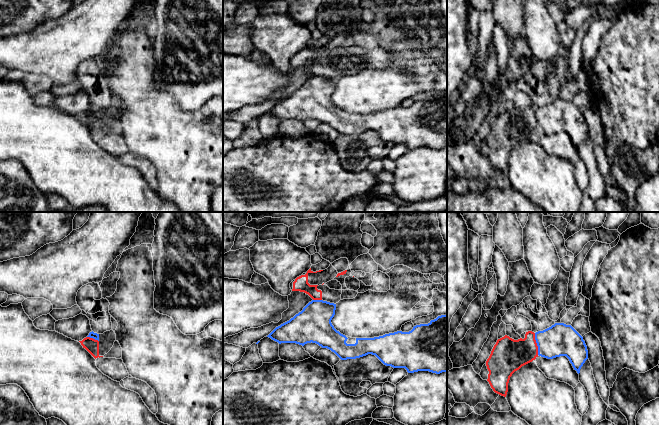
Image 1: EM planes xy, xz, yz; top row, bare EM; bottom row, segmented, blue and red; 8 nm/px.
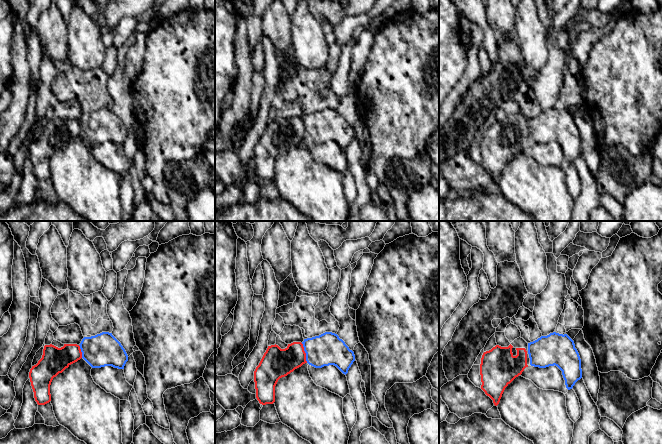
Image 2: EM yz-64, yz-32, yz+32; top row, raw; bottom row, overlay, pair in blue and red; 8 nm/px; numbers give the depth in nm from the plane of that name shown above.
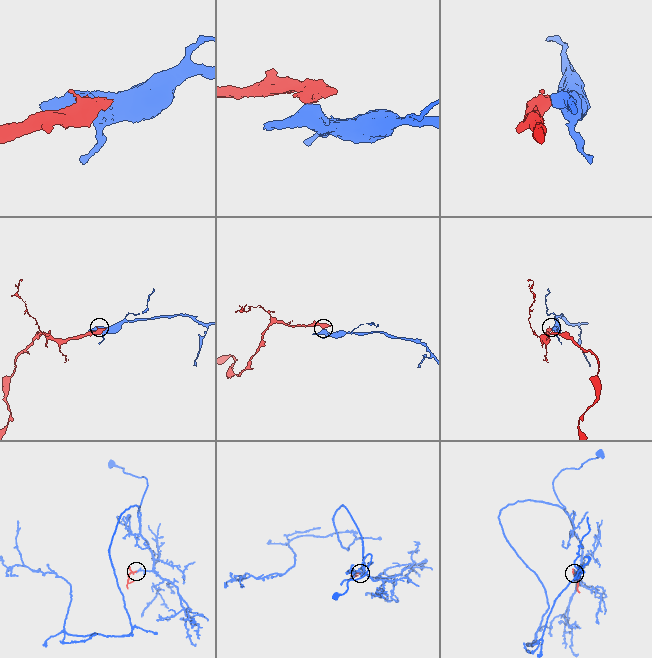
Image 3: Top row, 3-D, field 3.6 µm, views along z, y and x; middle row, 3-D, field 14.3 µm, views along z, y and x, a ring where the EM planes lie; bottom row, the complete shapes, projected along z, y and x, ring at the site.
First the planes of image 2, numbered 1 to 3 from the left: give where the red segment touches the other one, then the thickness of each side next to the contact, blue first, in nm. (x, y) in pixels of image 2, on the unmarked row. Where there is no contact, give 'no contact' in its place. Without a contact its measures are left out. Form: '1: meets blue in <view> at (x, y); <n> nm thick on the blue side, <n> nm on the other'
1: meets blue in yz-64 at (81, 127); 260 nm thick on the blue side, 220 nm on the other
2: meets blue in yz-32 at (305, 128); 260 nm thick on the blue side, 240 nm on the other
3: no contact

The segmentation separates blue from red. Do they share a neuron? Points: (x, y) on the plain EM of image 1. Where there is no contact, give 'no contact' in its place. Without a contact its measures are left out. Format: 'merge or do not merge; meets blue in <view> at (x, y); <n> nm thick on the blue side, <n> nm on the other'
do not merge; meets blue in yz at (537, 120); 260 nm thick on the blue side, 280 nm on the other

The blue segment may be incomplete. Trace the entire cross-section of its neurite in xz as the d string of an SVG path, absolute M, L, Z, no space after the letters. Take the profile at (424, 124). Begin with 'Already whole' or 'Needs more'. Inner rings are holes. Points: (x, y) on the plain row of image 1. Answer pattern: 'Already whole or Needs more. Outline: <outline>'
Needs more. Outline: M312 76L301 88L289 97L276 103L267 113L281 119L296 119L304 122L316 119L334 128L341 136L356 135L368 130L375 131L384 141L405 144L408 149L429 147L447 148L447 90L438 92L428 100L420 100L409 108L397 107L374 114L351 114L337 107L331 99L336 80Z

